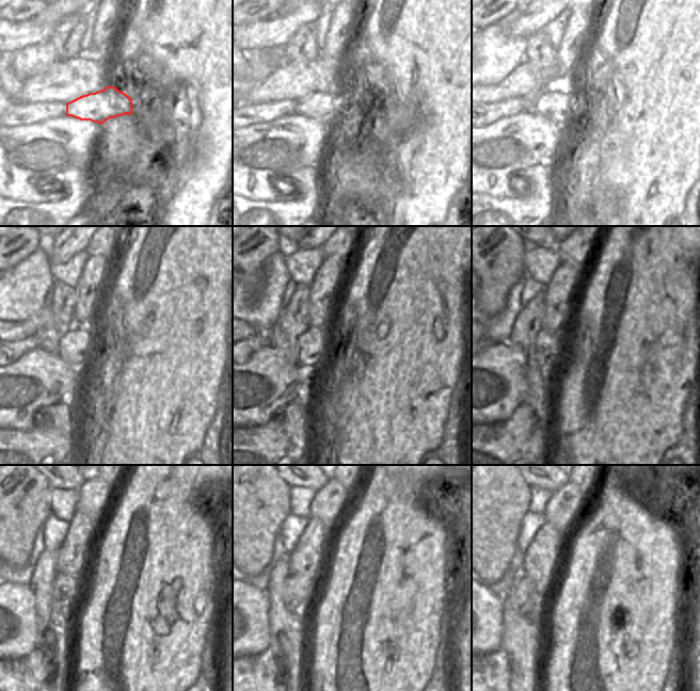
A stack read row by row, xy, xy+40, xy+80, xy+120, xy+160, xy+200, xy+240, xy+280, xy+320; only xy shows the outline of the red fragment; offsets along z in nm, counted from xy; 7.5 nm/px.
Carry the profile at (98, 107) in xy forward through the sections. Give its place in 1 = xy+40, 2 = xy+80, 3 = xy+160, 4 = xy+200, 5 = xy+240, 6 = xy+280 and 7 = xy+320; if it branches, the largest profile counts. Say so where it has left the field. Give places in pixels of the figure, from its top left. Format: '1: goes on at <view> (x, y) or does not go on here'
1: goes on at xy+40 (325, 107)
2: goes on at xy+80 (557, 107)
3: goes on at xy+160 (313, 344)
4: goes on at xy+200 (549, 344)
5: goes on at xy+240 (65, 591)
6: goes on at xy+280 (299, 591)
7: goes on at xy+320 (514, 632)

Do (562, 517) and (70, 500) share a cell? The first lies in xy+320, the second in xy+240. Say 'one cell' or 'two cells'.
two cells

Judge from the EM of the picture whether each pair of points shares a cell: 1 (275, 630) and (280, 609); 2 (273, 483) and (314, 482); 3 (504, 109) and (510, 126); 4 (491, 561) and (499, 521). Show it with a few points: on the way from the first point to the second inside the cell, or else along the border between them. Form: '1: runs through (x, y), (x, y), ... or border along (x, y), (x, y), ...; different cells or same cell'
1: runs through (276, 625), (280, 614); same cell
2: border along (280, 476), (290, 486); different cells
3: border along (531, 110), (507, 115), (483, 126); different cells
4: runs through (491, 551), (491, 531); same cell

